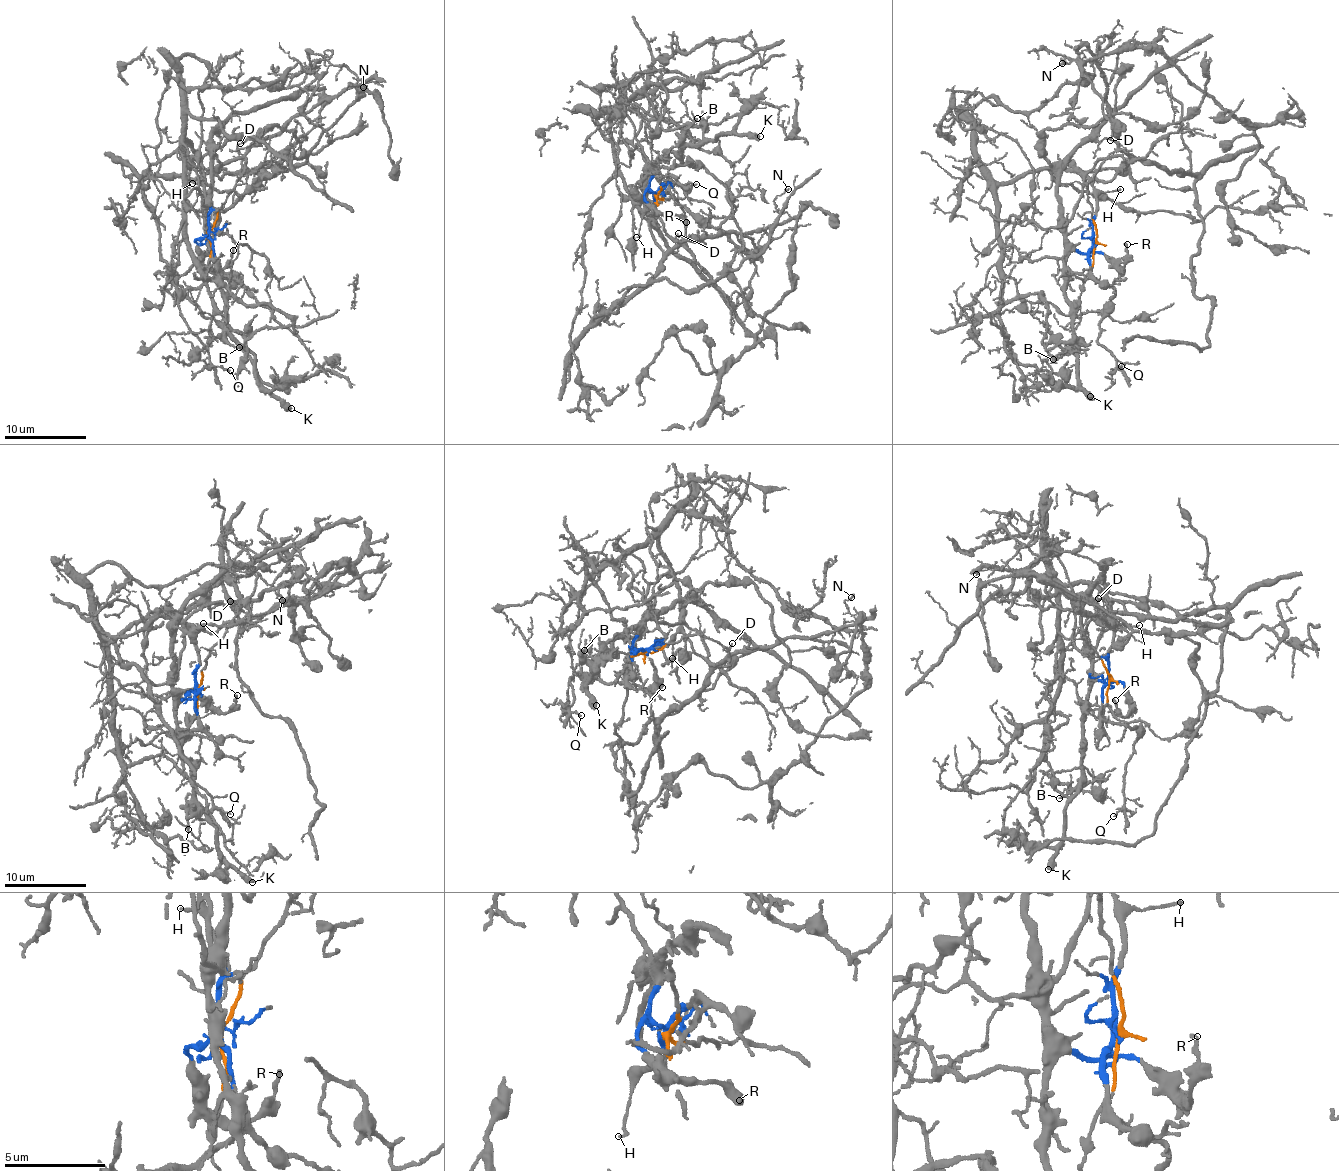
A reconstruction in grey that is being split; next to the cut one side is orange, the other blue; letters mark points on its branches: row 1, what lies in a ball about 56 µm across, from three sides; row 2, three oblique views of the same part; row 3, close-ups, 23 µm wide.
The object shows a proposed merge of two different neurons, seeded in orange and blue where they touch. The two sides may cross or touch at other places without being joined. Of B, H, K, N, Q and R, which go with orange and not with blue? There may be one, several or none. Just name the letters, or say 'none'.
N

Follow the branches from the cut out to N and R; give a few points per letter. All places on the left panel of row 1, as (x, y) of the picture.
N: (209, 233), (253, 146), (276, 136), (294, 117), (363, 80), (351, 83), (364, 87)
R: (209, 233), (195, 242), (197, 252), (211, 270), (220, 271), (234, 250)

